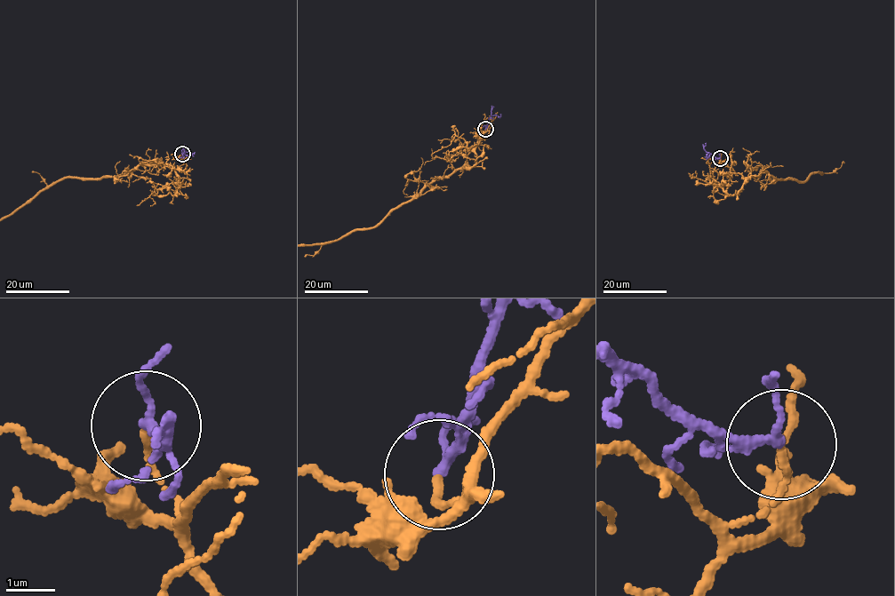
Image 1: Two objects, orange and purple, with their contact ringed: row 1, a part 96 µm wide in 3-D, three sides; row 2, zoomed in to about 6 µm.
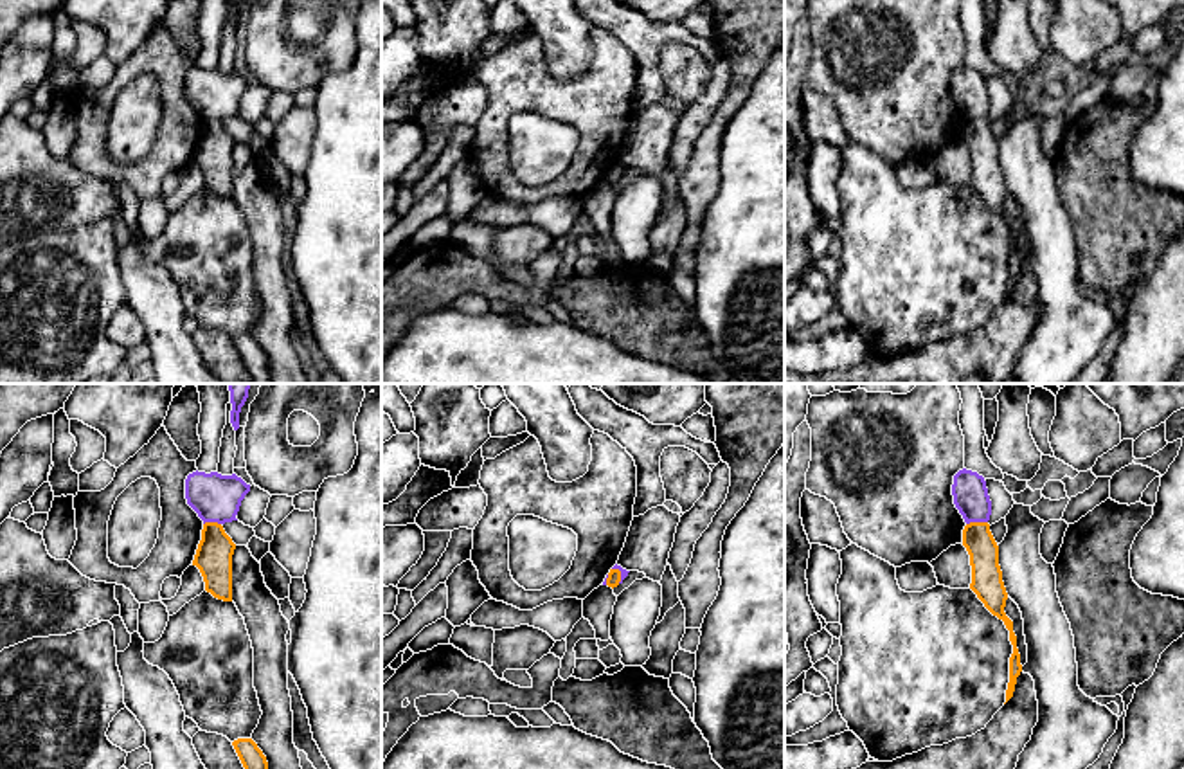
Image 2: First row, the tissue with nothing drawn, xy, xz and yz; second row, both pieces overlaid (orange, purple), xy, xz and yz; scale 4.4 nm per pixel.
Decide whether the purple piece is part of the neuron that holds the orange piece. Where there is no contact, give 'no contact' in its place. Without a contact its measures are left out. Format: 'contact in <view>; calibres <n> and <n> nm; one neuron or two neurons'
contact in yz; calibres 140 and 160 nm; two neurons

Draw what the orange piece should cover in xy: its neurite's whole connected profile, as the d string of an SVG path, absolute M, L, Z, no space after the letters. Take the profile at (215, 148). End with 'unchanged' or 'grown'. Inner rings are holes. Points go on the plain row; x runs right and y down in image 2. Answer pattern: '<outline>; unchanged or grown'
M205 119L193 162L203 173L205 187L223 198L232 198L232 151L236 140L218 119Z; unchanged

